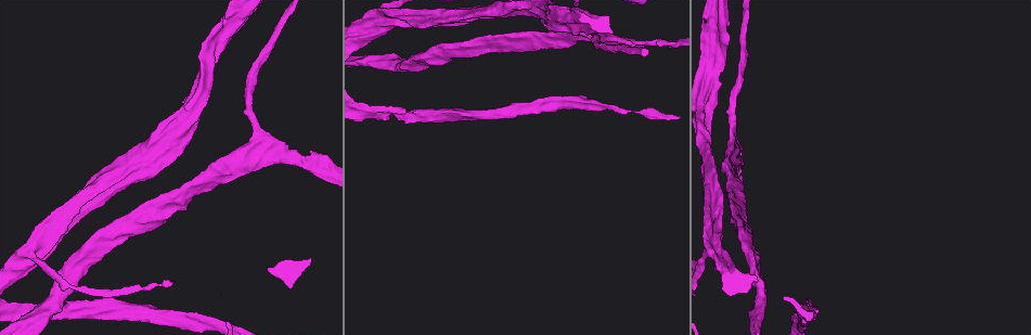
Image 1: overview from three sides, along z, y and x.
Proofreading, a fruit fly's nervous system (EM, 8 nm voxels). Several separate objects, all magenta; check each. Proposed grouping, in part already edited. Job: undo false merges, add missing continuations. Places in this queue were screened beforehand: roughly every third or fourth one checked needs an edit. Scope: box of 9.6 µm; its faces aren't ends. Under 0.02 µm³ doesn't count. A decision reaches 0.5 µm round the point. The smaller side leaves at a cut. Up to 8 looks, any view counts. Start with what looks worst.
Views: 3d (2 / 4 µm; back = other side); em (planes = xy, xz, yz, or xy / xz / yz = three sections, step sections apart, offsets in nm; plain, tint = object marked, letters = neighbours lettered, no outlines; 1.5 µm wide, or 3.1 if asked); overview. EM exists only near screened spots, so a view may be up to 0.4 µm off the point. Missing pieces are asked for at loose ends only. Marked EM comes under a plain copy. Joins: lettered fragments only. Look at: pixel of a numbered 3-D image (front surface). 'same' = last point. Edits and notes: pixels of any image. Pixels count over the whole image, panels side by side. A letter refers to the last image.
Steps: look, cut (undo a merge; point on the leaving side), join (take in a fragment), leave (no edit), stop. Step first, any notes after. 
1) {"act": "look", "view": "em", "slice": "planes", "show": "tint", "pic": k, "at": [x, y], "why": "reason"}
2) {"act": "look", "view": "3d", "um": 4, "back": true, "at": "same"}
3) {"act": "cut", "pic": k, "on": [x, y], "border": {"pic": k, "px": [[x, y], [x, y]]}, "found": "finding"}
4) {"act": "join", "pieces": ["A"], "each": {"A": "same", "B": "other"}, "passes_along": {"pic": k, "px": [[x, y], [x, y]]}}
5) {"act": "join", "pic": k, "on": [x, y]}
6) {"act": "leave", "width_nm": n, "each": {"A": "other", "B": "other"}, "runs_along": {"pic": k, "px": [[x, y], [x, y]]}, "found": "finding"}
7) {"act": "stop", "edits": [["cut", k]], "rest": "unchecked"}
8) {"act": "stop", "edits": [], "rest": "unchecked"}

{"act": "look", "view": "em", "slice": "xz", "step": 8, "show": "tint", "pic": 1, "at": [253, 160], "why": "arms part here"}

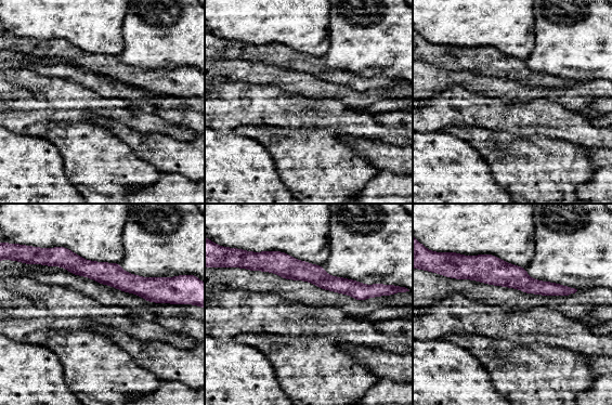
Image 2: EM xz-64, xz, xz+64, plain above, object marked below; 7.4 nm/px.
{"act": "look", "view": "em", "slice": "xz", "step": 8, "show": "letters", "at": "same", "why": "see the neighbours"}

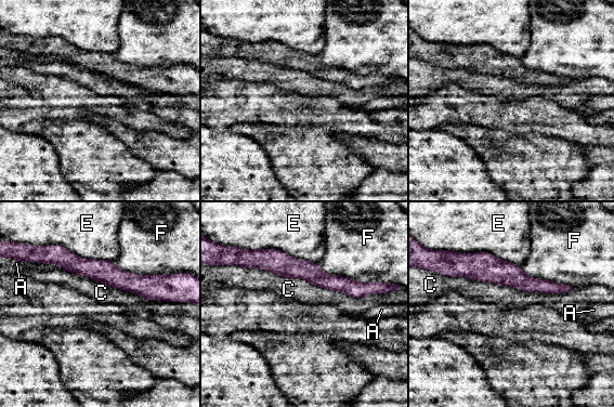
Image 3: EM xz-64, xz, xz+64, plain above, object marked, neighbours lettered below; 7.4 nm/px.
{"act": "leave", "each": {"A": "other", "C": "other", "E": "other", "F": "other"}, "border": {"pic": 3, "px": [[22, 261], [55, 263], [65, 268]]}, "found": "all the same neuron"}

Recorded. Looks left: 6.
{"act": "look", "view": "em", "slice": "xz", "step": 4, "show": "tint", "pic": 1, "at": [61, 228], "why": "sharp bend"}

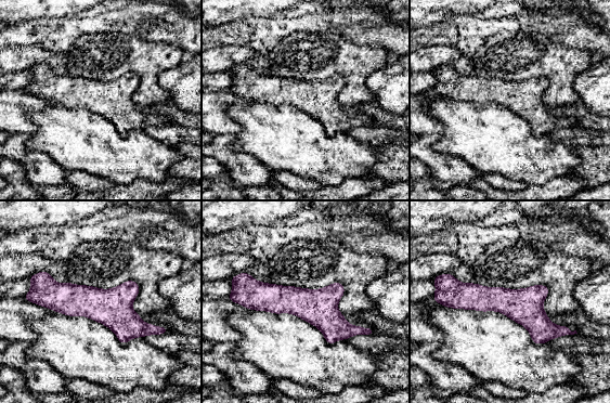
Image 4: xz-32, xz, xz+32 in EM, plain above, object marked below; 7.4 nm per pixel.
{"act": "look", "view": "em", "slice": "planes", "show": "tint", "at": "same", "why": "cut it another way"}

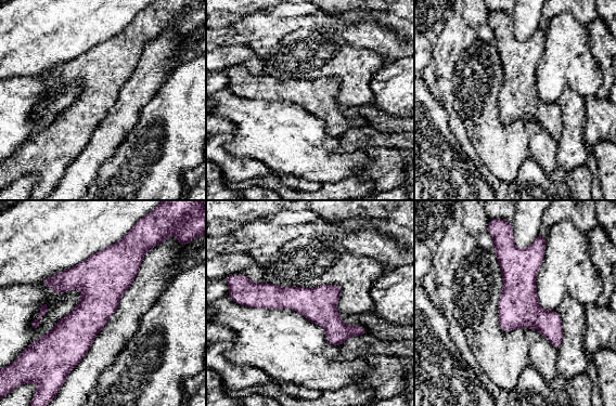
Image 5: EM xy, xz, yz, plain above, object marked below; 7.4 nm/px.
{"act": "look", "view": "em", "slice": "planes", "show": "letters", "at": "same"}

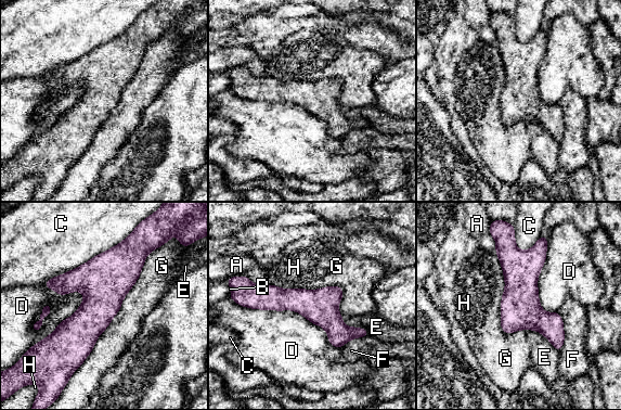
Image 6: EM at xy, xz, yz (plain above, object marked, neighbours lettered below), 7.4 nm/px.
{"act": "leave", "longest_contact_nm": ["G", 1100], "each": {"A": "other", "B": "other", "C": "other", "D": "other", "E": "other", "F": "other", "G": "other", "H": "other"}, "border": {"pic": 6, "px": [[154, 250], [72, 374]]}, "found": "continuous, no second neuron"}

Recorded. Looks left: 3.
{"act": "look", "view": "em", "slice": "planes", "show": "letters", "pic": 1, "at": [730, 208], "why": "stops while still wide"}

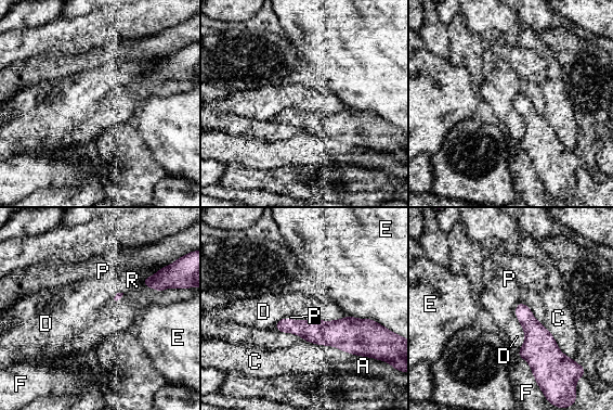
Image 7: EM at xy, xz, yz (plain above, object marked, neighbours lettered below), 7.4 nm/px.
{"act": "leave", "each": {"A": "other", "C": "other", "D": "other", "E": "other", "F": "other", "P": "other", "R": "other"}, "runs_along": {"pic": 7, "px": [[366, 324], [355, 330], [278, 327]]}, "found": "none of them fits"}

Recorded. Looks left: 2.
{"act": "stop", "edits": [], "rest": "unchecked"}

